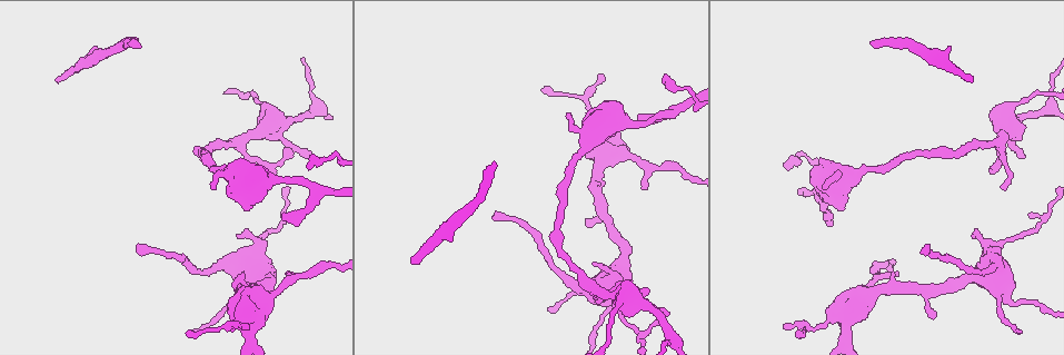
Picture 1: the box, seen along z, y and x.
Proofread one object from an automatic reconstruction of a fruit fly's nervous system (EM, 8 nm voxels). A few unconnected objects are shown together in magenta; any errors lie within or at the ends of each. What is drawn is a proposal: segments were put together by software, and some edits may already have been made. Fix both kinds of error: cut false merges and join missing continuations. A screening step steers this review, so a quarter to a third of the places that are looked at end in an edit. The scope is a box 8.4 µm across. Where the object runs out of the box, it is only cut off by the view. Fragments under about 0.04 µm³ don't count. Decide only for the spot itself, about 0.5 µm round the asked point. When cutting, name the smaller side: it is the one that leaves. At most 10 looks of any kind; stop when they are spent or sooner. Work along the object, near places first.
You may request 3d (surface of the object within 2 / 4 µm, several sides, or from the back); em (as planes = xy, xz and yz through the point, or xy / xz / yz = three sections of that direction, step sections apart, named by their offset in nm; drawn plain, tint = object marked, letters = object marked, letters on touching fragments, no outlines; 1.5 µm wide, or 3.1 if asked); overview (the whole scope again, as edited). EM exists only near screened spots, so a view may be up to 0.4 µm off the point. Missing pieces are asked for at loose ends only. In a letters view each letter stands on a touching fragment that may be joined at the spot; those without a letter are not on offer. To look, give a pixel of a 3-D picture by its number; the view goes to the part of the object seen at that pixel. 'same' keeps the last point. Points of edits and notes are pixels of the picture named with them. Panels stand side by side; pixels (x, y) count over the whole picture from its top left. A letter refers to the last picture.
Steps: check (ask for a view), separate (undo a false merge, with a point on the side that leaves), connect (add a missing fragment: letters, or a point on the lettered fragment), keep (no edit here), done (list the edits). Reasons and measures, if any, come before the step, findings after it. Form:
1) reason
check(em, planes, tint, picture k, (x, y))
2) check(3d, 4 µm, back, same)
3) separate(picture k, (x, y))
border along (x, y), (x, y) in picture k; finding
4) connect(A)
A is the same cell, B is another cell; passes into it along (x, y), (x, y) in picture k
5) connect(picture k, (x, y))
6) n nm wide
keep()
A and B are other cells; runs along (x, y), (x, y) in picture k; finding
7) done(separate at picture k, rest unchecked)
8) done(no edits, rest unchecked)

thin end
check(em, planes, letters, picture 1, (649, 289))

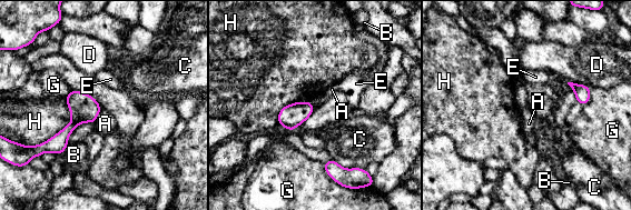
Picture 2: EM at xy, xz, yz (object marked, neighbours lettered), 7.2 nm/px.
160 nm wide
keep()
A, B, C, D, E, G and H are other cells; border along (101, 109), (94, 122) in picture 2; none of them fits

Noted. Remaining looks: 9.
thin end
check(em, planes, letters, picture 1, (1030, 215))

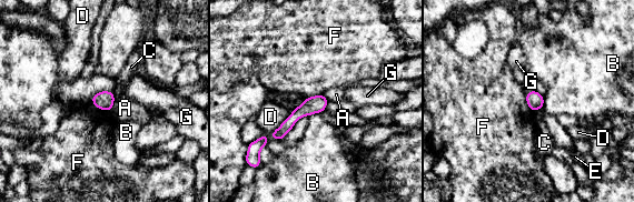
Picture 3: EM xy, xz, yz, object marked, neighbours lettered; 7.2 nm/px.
keep()
A, B, C, D, E, F and G are other cells; runs along (322, 98), (300, 111), (275, 134) in picture 3; no lettered fragment goes on from it

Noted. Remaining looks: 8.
free end
check(em, planes, letters, picture 1, (585, 223))

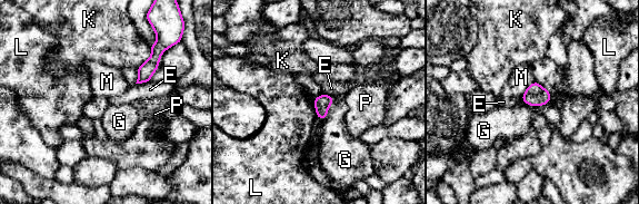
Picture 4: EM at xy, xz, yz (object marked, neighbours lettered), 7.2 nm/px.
110 nm wide; G touches over 200 nm
keep()
E, G, K, L, M and P are other cells; none of them fits

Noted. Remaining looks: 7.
calibre changes
check(3d, 4 µm, back, picture 1, (868, 171))

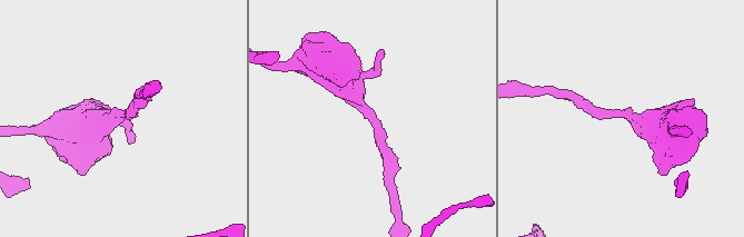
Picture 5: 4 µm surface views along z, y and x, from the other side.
arms of 190, 550 nm
check(em, planes, plain, picture 5, (623, 113))

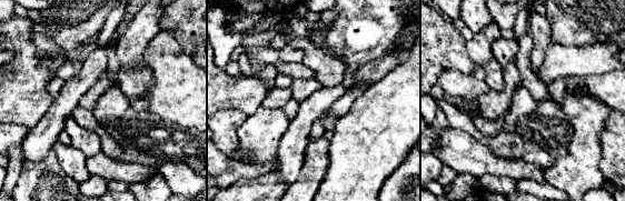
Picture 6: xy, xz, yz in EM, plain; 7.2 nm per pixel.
check(em, planes, letters, same)

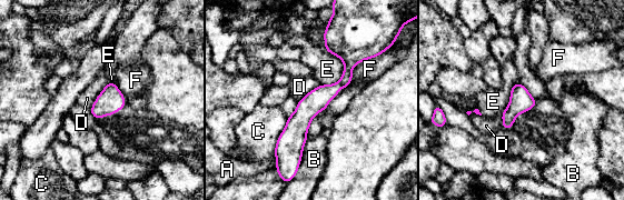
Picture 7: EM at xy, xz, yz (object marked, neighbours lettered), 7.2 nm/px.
160 nm wide
keep()
A, B, C, D, E and F are other cells; border along (109, 82), (89, 109) in picture 7; all the same neuron

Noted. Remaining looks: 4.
done(no edits, rest unchecked)

